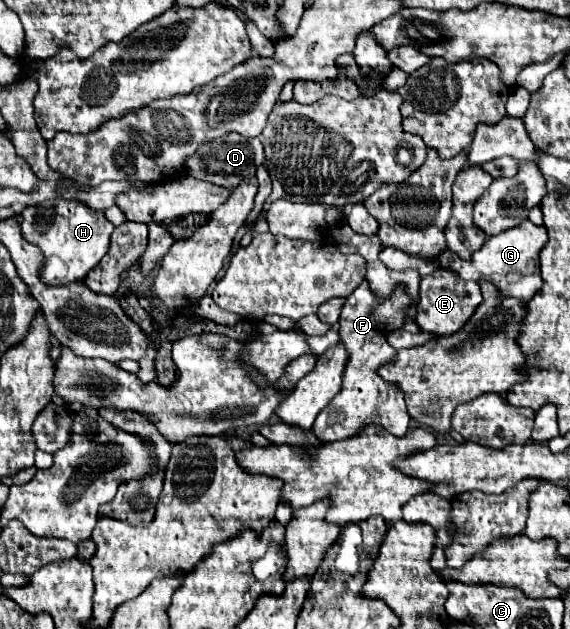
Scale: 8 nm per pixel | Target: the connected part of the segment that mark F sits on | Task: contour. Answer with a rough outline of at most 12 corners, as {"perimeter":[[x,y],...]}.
{"perimeter":[[363,281],[339,319],[341,391],[317,415],[323,443],[381,425],[409,429],[403,391],[377,371],[405,325],[407,287],[379,299]]}

